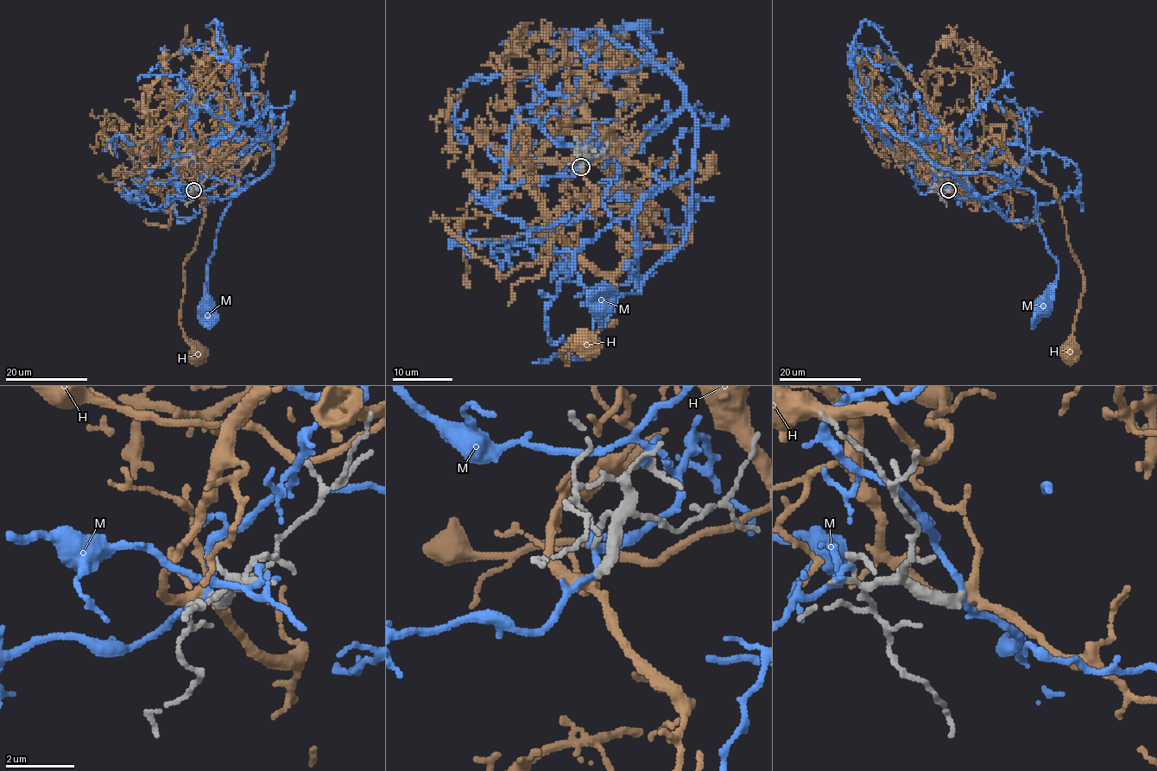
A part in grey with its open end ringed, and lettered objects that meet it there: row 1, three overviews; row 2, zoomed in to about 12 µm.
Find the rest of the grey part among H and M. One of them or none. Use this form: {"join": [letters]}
{"join": []}

